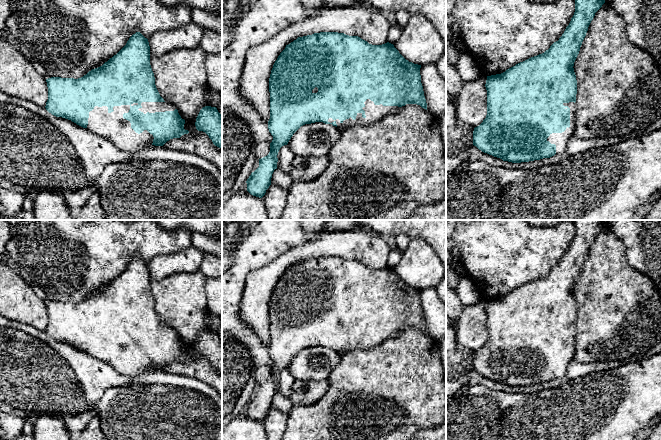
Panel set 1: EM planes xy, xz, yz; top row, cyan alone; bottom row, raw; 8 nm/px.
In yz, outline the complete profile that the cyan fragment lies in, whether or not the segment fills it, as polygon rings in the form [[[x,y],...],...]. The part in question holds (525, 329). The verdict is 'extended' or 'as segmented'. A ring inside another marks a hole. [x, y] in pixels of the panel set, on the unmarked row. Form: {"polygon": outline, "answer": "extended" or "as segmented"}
{"polygon": [[[574,220],[574,224],[575,236],[569,249],[548,274],[516,288],[501,298],[487,300],[487,339],[473,355],[473,369],[482,376],[503,385],[521,387],[550,382],[565,375],[575,353],[577,304],[574,286],[595,237],[605,227],[605,220]]], "answer": "extended"}

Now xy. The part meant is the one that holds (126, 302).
{"polygon": [[[140,256],[133,258],[126,269],[102,290],[92,293],[81,302],[51,301],[46,303],[48,324],[46,334],[56,341],[62,341],[86,352],[89,356],[110,364],[119,373],[137,376],[150,369],[163,370],[173,362],[180,362],[189,355],[184,353],[185,344],[175,330],[160,320],[150,289],[148,263]]], "answer": "extended"}

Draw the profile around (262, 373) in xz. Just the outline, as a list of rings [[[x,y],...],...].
[[[265,366],[259,367],[254,373],[254,379],[259,383],[267,380],[269,376],[270,376],[270,367]]]

